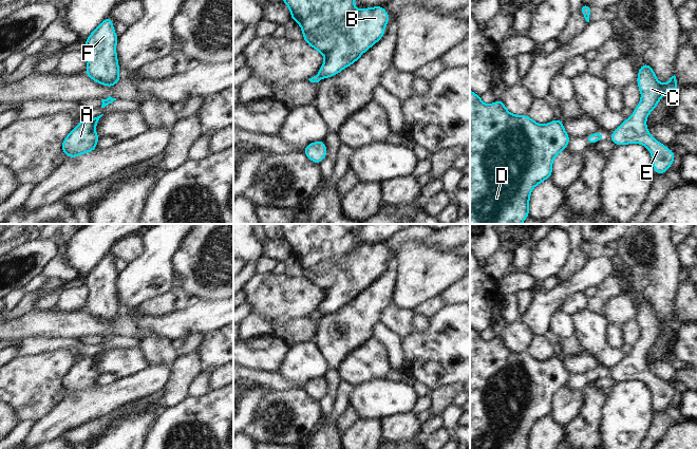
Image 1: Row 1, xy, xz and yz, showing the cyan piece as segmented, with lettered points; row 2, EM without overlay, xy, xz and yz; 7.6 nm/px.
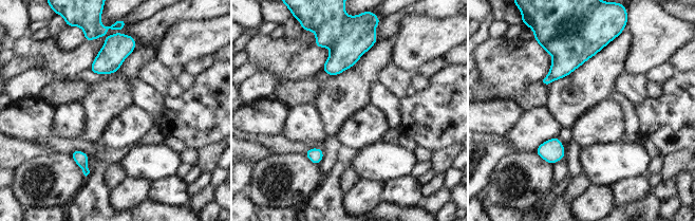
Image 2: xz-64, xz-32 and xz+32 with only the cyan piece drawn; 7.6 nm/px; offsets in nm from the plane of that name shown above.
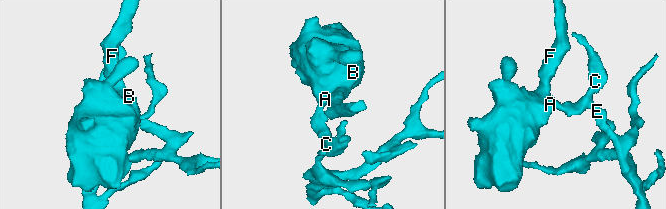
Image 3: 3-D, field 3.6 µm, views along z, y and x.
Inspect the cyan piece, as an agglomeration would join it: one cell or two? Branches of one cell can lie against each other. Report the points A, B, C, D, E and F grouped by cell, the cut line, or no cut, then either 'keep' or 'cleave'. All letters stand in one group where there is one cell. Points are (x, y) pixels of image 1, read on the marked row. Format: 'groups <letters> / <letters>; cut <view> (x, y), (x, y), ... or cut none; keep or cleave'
groups A B D F / C E; cut yz (559, 120), (562, 124); cleave

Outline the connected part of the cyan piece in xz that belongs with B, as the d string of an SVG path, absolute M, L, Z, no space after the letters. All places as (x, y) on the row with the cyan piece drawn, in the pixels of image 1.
M282 0L290 11L290 19L301 27L303 40L324 56L324 61L318 71L321 79L339 74L345 68L356 62L363 53L377 43L383 36L390 14L380 6L358 10L354 6L356 0Z

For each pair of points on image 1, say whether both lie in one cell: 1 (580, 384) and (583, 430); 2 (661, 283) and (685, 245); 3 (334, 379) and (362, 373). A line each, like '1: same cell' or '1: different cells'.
1: different cells
2: different cells
3: different cells

